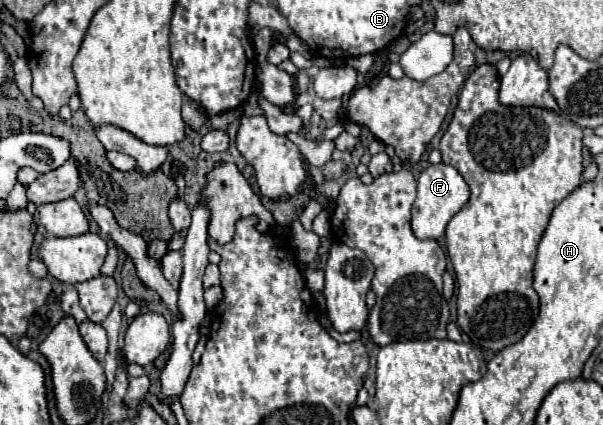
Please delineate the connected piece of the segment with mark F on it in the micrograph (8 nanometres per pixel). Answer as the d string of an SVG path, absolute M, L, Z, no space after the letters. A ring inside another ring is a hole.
M439 163L429 165L425 171L421 171L417 181L417 199L413 203L413 217L411 227L417 239L439 239L445 235L445 227L451 221L455 213L469 201L469 185L459 175L459 171L451 165Z

